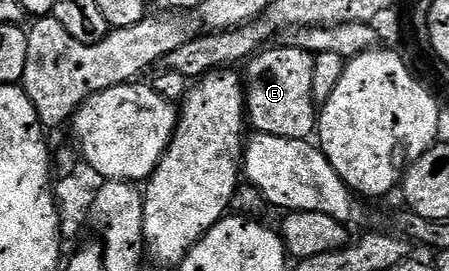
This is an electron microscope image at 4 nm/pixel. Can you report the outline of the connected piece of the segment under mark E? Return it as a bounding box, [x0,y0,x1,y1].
[244,44,316,139]

